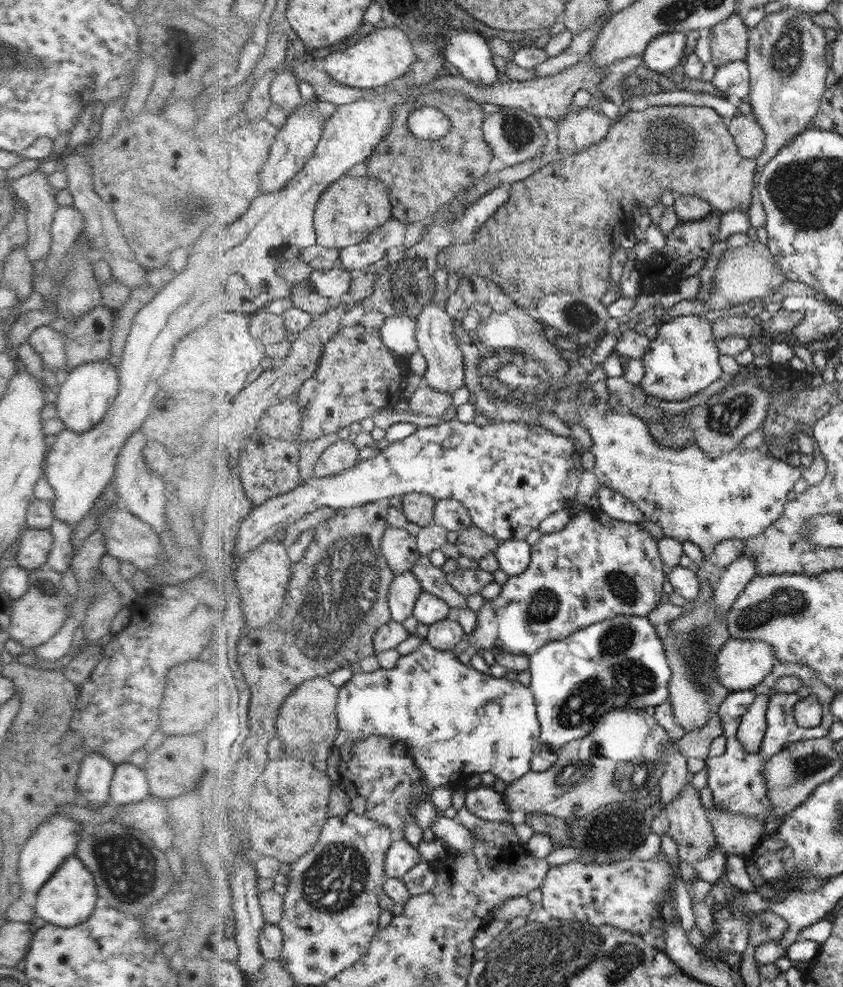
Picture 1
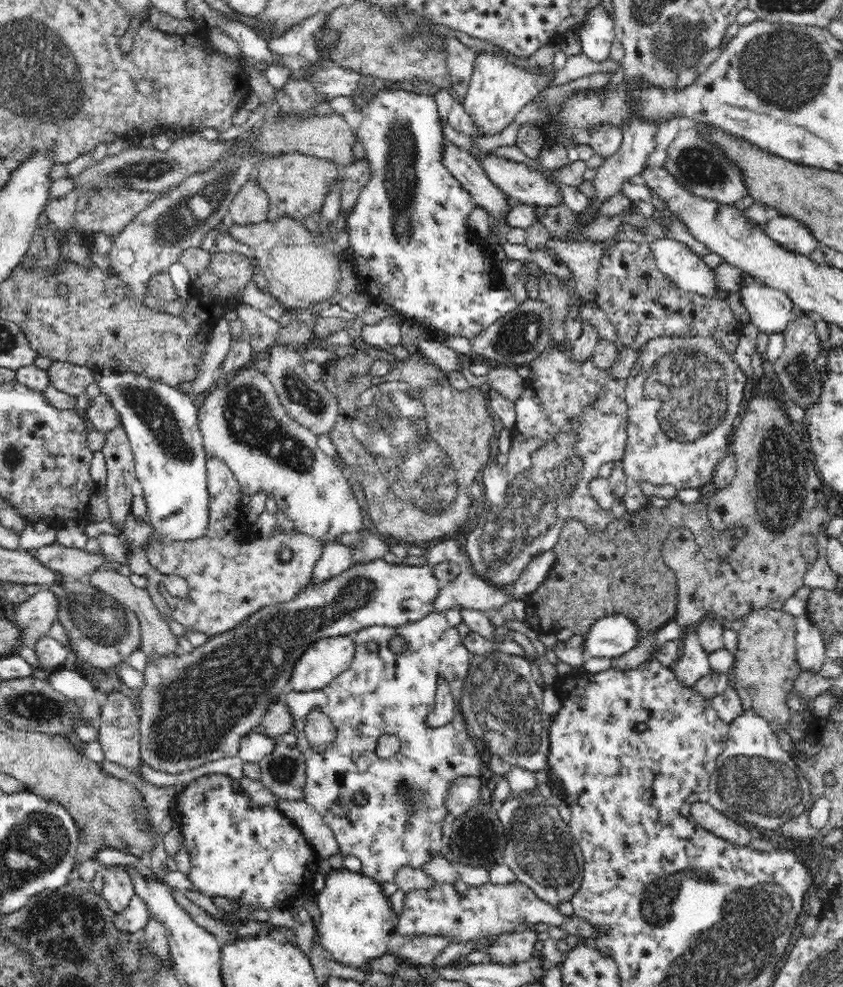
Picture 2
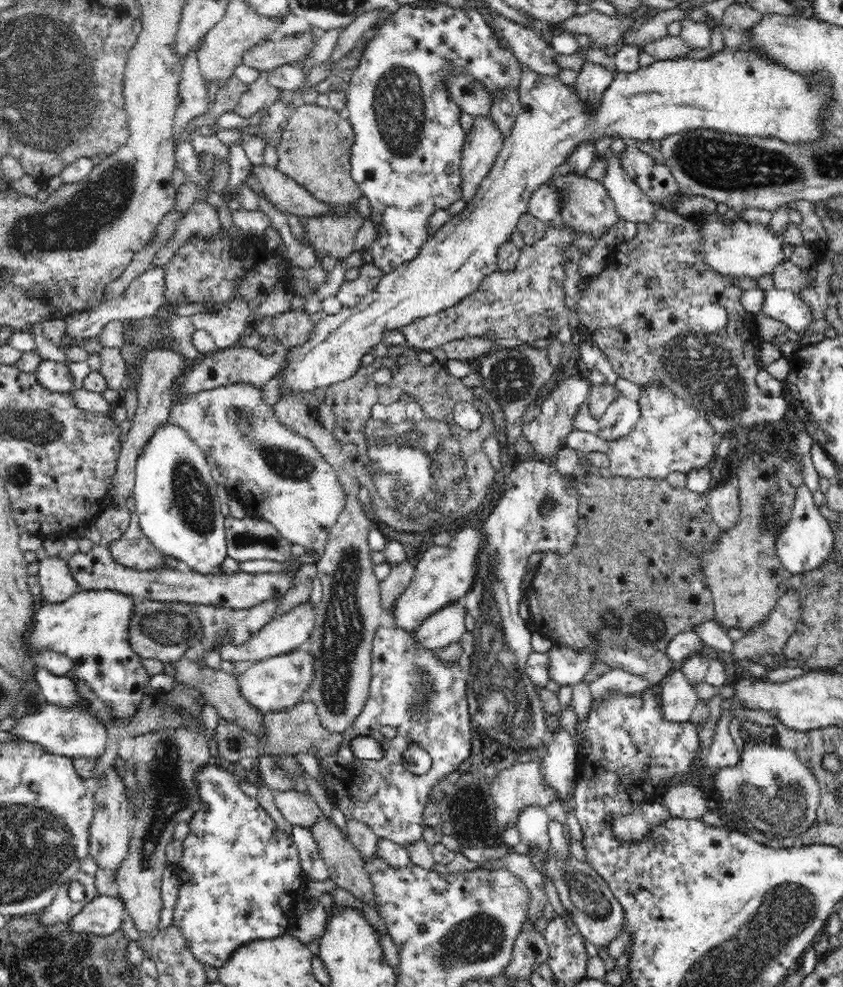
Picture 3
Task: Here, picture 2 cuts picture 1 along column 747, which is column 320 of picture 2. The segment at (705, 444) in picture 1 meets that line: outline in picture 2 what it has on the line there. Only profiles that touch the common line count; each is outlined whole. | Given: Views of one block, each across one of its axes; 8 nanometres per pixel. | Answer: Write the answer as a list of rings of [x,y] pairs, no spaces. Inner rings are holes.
[[[274,343],[267,352],[270,353],[270,364],[266,368],[268,379],[273,384],[282,407],[298,424],[311,430],[317,437],[326,436],[336,424],[339,405],[335,396],[325,386],[306,375],[305,364],[297,346],[285,346]]]

